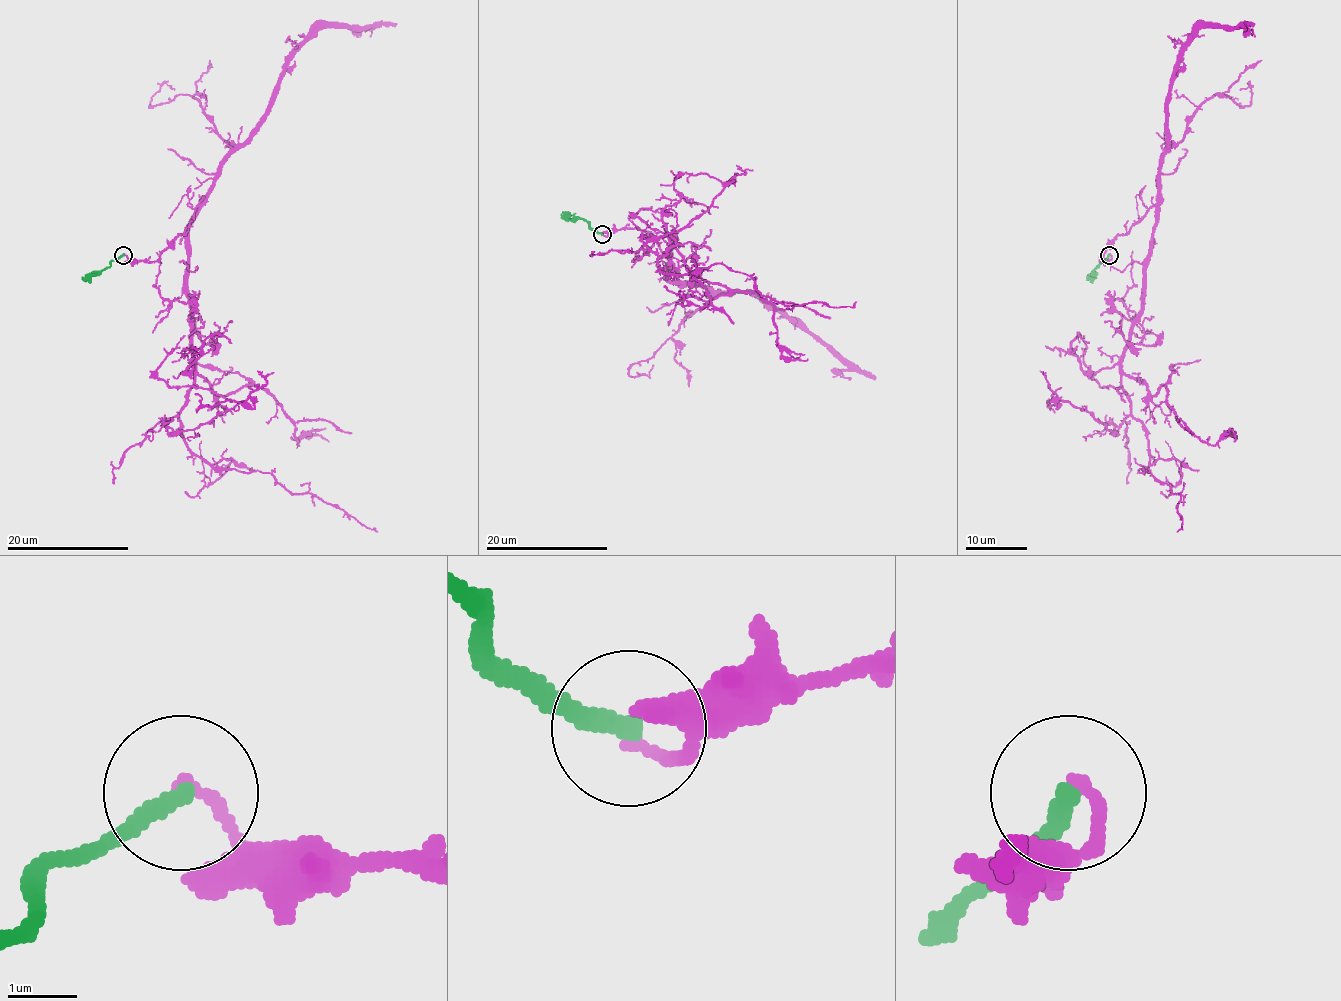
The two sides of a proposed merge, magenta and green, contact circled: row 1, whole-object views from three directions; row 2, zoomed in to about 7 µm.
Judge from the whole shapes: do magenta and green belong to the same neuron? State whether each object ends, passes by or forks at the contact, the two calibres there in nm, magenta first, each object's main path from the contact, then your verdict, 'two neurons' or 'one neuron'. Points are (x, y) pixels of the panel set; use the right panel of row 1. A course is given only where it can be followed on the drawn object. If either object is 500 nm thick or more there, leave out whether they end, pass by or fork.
magenta ends | green ends | 190/300 nm | magenta via (1110, 255), (1104, 261), (1105, 247), (1155, 208), (1122, 388), (1149, 453), (1139, 472), (1180, 493), (1177, 531) | green via (1108, 255), (1088, 278) | two neurons

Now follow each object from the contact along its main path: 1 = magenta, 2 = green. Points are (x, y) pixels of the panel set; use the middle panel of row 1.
1: (602, 235), (646, 230), (678, 280), (666, 270), (672, 247), (661, 271), (724, 264), (785, 305), (856, 302)
2: (602, 233), (585, 221), (560, 213)

